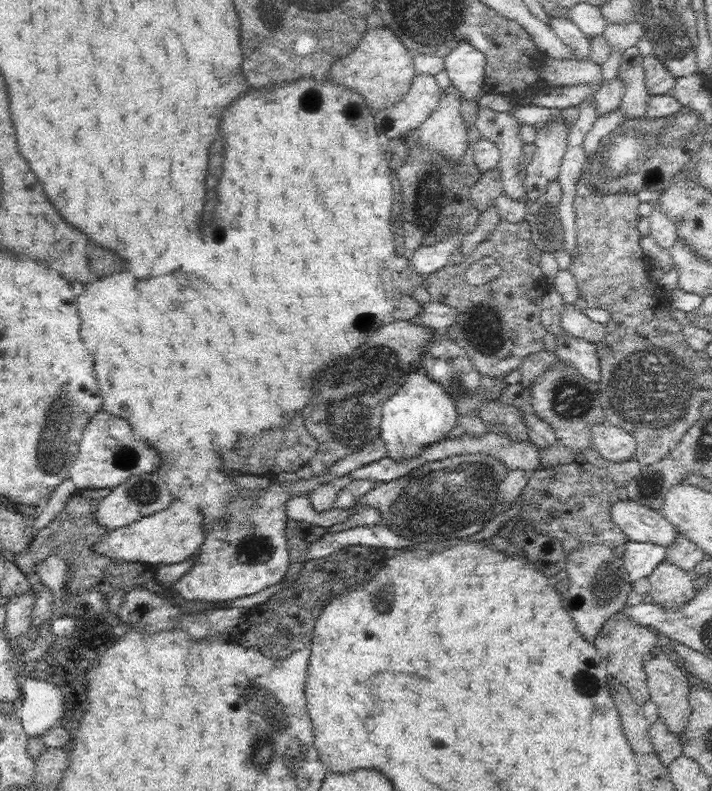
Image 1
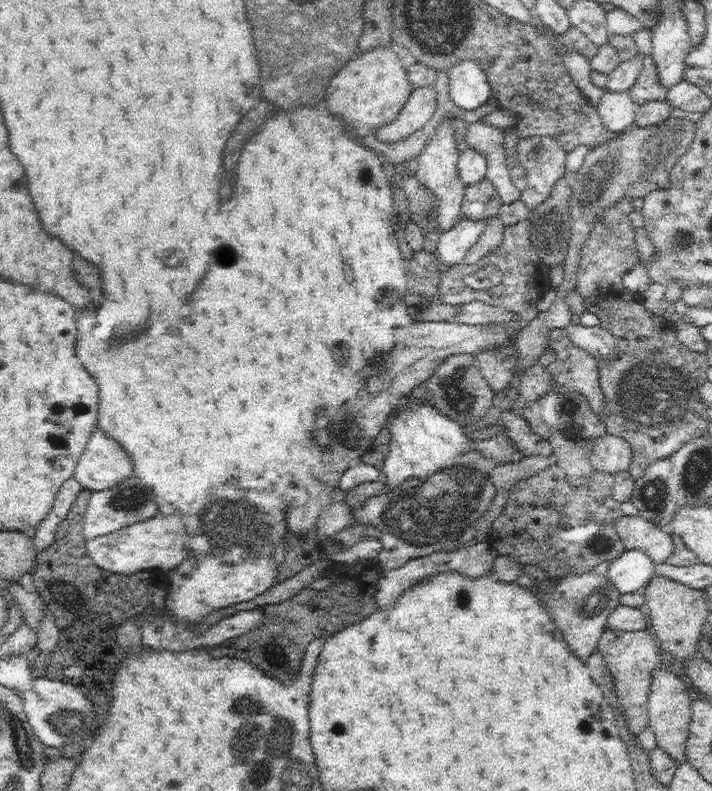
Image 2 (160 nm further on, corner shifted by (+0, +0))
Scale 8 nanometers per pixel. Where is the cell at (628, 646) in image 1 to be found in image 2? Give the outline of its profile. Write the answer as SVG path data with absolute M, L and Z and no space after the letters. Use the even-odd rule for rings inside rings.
M605 628L599 638L596 650L602 653L602 658L612 679L619 703L623 706L631 734L638 736L646 725L649 725L648 697L650 683L652 683L652 671L663 666L659 656L659 641L648 630L634 630L624 632Z

